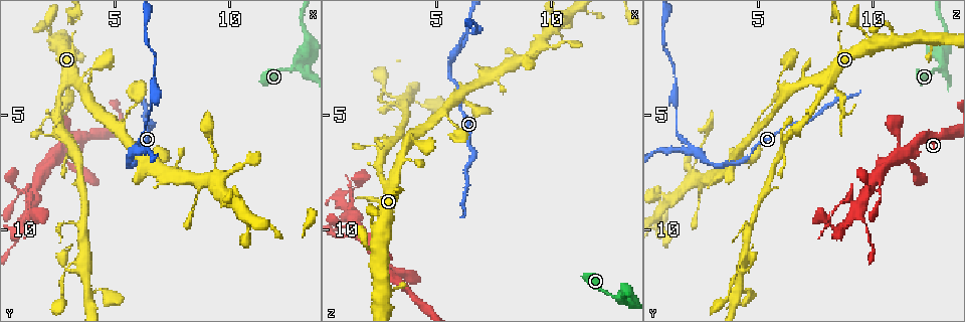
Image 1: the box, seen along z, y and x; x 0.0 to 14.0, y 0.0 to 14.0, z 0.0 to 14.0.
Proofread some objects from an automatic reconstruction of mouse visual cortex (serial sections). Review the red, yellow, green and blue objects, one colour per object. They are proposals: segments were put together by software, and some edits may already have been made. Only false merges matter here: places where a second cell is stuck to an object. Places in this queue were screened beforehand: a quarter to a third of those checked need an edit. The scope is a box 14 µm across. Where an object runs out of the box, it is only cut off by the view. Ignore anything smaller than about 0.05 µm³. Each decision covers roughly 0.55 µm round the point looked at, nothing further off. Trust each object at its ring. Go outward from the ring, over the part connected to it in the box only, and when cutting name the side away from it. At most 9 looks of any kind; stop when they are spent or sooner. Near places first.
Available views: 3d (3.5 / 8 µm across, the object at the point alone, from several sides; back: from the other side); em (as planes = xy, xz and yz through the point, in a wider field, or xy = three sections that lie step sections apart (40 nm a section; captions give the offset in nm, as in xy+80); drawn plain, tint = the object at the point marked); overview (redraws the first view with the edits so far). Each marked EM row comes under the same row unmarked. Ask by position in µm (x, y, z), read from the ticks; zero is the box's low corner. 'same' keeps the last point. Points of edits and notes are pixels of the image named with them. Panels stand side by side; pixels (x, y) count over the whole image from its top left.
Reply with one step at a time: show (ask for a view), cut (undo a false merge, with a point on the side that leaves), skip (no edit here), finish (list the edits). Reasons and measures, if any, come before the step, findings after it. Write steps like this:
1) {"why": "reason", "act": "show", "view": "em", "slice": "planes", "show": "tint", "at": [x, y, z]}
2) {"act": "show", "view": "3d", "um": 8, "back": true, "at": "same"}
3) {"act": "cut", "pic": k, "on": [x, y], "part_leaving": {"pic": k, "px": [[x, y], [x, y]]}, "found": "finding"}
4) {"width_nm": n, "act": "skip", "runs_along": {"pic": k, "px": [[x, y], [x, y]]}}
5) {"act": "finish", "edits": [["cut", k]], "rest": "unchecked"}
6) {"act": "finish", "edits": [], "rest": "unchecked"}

{"why": "calibre changes", "act": "show", "view": "3d", "um": 3.5, "at": [3.2, 1.1, 8.6]}

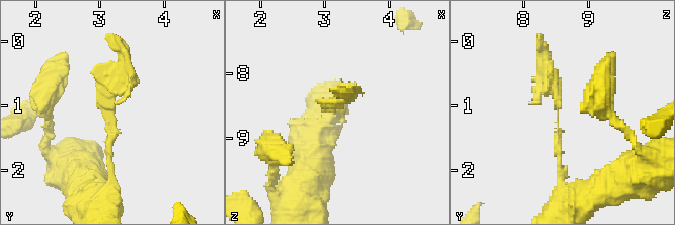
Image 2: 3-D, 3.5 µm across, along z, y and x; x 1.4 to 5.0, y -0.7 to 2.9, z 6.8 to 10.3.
{"arm_widths_nm": [100, 150], "why": "need the tissue", "act": "show", "view": "em", "slice": "xy", "step": 3, "show": "tint", "at": [3.15, 1.10, 8.55]}

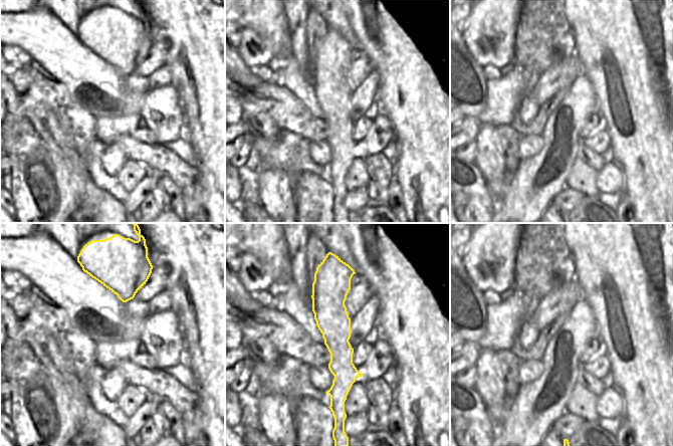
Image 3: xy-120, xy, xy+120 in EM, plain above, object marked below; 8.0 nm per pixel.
{"act": "skip", "found": "continuous, no second cell"}

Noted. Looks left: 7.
{"why": "side arm on a straight run", "act": "show", "view": "3d", "um": 8, "at": [2.9, 3.6, 8.2]}

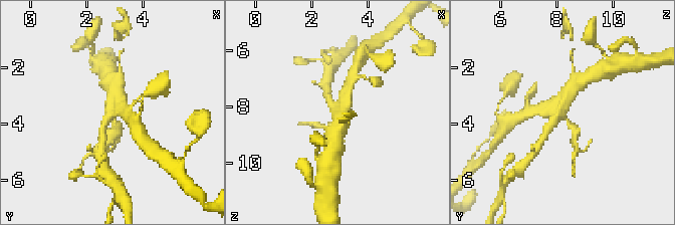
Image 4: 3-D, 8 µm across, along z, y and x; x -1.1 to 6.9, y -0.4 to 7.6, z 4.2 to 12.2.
{"arms": 3, "arm_widths_nm": [200, 300, 500], "act": "show", "view": "em", "slice": "xy", "step": 5, "show": "tint", "at": [2.9, 3.6, 8.2]}

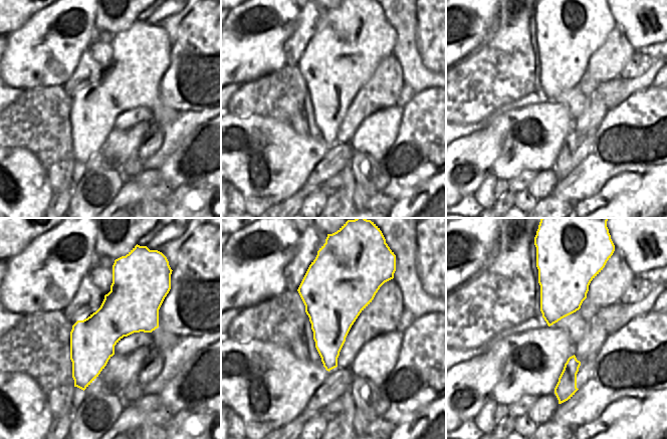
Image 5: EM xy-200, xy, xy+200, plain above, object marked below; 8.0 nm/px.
{"act": "cut", "pic": 4, "on": [113, 138], "part_leaving": {"pic": 4, "px": [[568, 121], [576, 133], [576, 152]]}, "found": "two cells meet here"}

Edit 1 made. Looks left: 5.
{"act": "show", "view": "overview"}

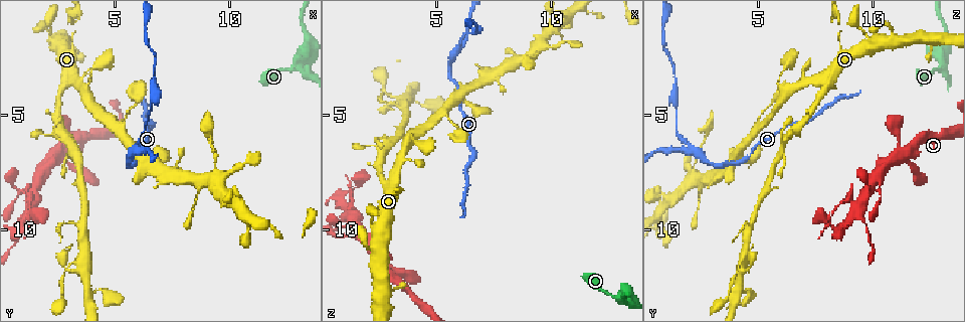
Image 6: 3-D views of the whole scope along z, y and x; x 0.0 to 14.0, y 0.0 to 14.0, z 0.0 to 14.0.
{"why": "branch point", "act": "show", "view": "3d", "um": 3.5, "at": [6.0, 6.5, 2.2]}

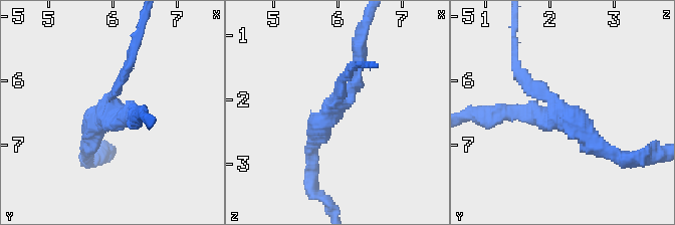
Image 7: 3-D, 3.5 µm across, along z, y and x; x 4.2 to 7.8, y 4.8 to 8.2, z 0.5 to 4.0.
{"why": "shape alone is not enough", "act": "show", "view": "em", "slice": "xy", "step": 2, "show": "tint", "at": [6.00, 6.50, 2.10]}

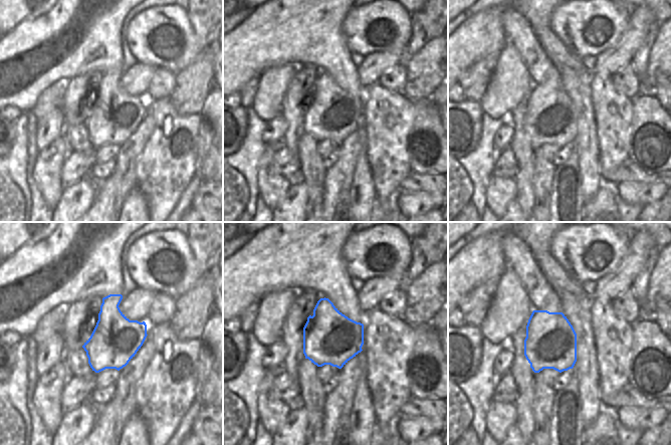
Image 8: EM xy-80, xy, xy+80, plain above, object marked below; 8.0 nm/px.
{"arms": 3, "arm_widths_nm": [150, 200, 200], "act": "skip", "runs_along": {"pic": 7, "px": [[605, 150], [517, 69]]}, "found": "one cell here"}

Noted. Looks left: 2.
{"why": "four arms meet", "act": "show", "view": "3d", "um": 3.5, "back": true, "at": [1.4, 8.9, 9.5]}

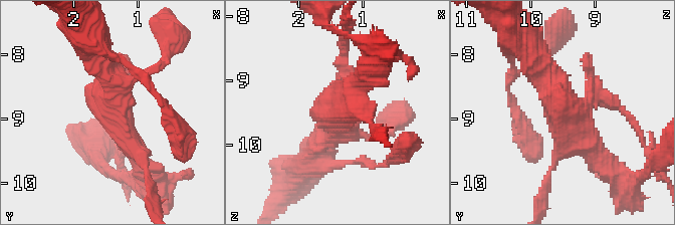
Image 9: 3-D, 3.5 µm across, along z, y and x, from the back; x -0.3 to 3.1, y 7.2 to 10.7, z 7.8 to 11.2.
{"act": "show", "view": "em", "slice": "xy", "step": 1, "show": "tint", "at": [1.35, 8.90, 9.45]}

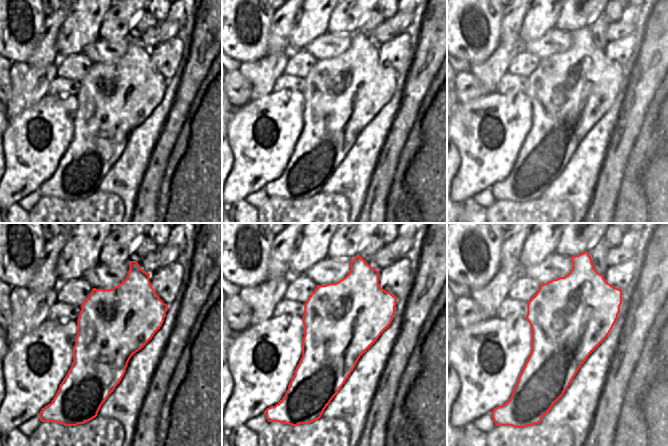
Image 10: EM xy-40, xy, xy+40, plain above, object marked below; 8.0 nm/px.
{"act": "cut", "pic": 9, "on": [586, 58], "found": "two cells meet here"}

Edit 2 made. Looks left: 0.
{"act": "finish", "edits": [["cut", 4], ["cut", 9]], "rest": "unchecked"}

